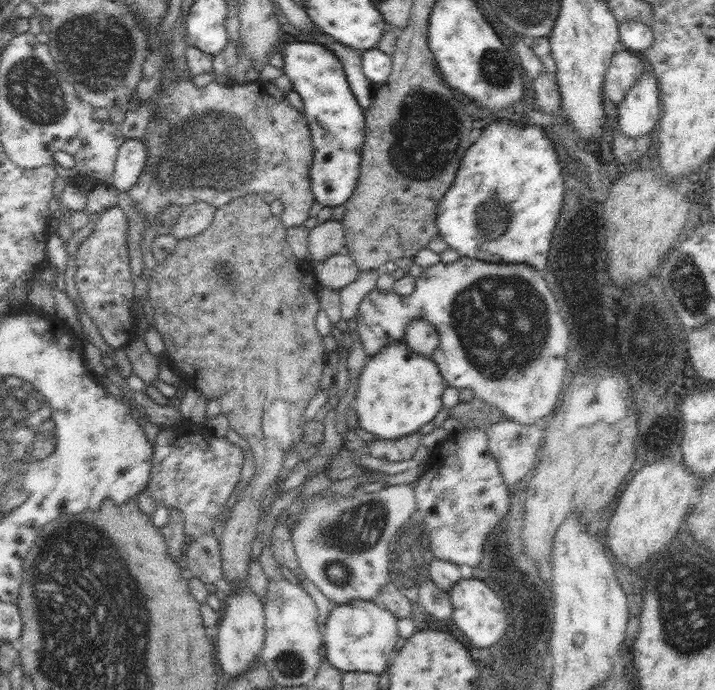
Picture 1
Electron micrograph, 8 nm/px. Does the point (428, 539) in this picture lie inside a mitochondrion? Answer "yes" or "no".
yes

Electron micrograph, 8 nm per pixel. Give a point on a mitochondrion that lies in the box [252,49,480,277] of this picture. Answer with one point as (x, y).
(423, 141)

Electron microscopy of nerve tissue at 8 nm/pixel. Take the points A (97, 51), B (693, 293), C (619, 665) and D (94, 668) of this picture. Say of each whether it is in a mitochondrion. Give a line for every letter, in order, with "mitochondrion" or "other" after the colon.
A: mitochondrion
B: mitochondrion
C: other
D: mitochondrion

